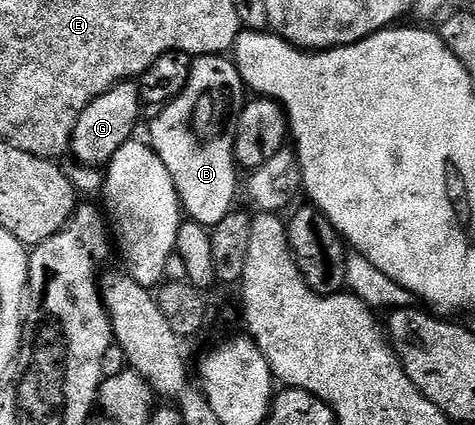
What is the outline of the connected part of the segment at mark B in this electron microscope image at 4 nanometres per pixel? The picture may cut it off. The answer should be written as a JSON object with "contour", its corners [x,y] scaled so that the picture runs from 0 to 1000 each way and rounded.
{"contour":[[[421,129],[406,141],[404,174],[387,212],[343,249],[320,285],[316,339],[341,384],[349,384],[389,508],[436,539],[463,525],[495,489],[503,412],[497,386],[497,282],[518,245],[514,219],[518,202],[497,162],[495,141],[472,129]]]}

